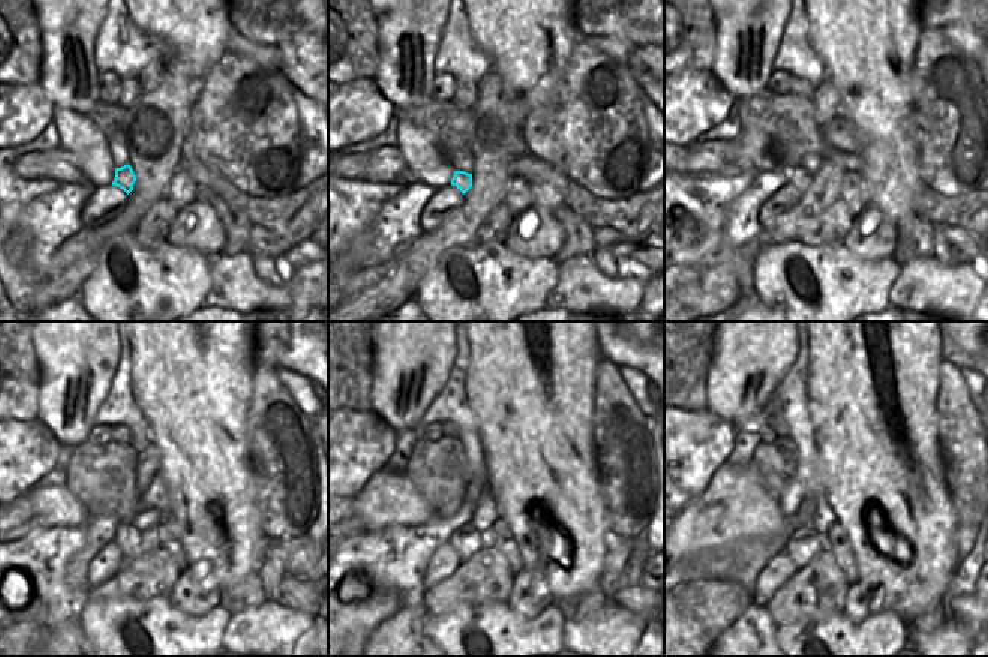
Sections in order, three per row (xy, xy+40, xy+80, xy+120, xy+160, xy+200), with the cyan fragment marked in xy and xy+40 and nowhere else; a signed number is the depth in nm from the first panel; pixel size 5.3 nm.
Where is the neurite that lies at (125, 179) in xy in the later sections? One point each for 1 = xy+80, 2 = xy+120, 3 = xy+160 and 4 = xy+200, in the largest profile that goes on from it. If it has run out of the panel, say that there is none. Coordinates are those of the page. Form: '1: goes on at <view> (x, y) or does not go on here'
1: goes on at xy+80 (799, 179)
2: goes on at xy+120 (128, 537)
3: goes on at xy+160 (467, 540)
4: goes on at xy+200 (804, 543)

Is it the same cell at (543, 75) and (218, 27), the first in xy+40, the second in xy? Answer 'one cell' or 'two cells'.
one cell

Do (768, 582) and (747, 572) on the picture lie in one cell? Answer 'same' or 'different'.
different

